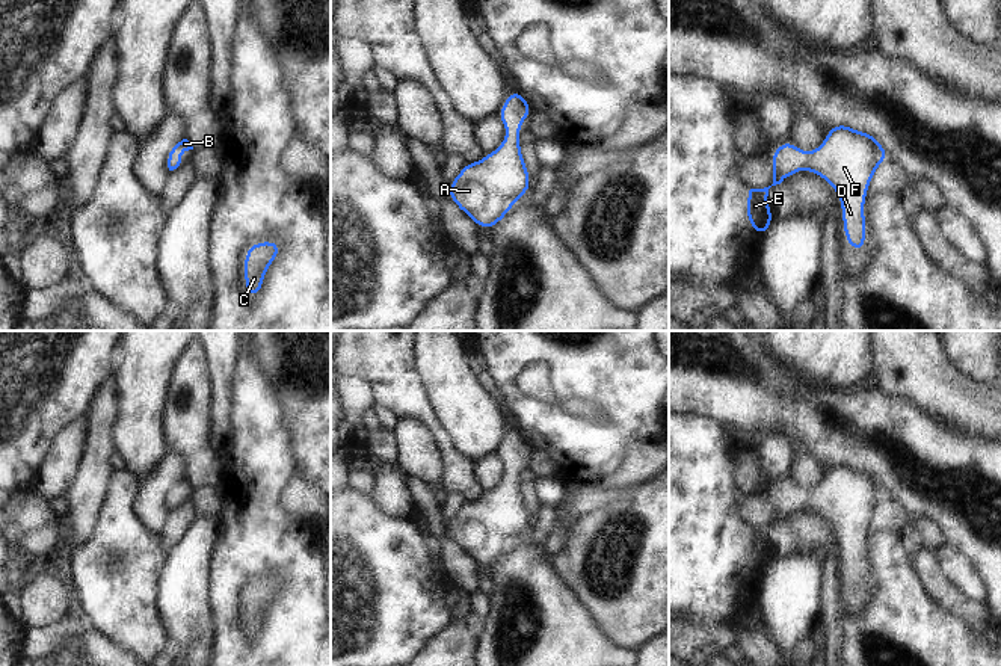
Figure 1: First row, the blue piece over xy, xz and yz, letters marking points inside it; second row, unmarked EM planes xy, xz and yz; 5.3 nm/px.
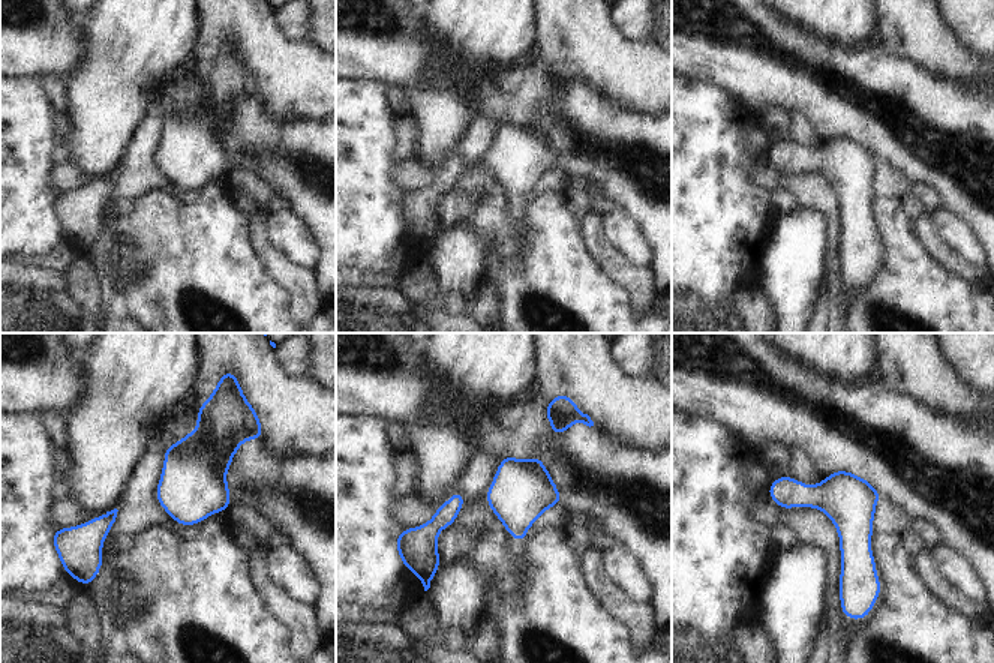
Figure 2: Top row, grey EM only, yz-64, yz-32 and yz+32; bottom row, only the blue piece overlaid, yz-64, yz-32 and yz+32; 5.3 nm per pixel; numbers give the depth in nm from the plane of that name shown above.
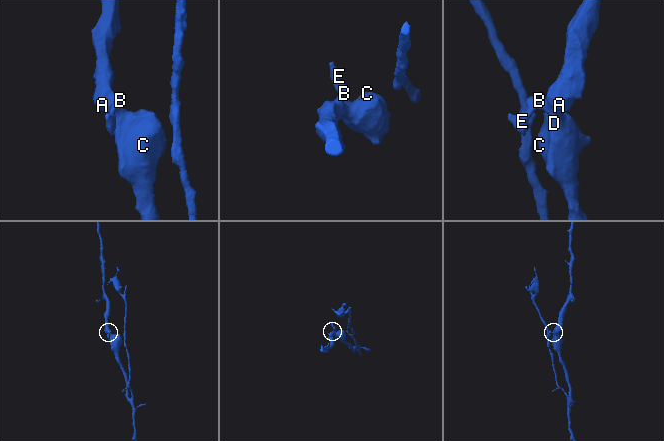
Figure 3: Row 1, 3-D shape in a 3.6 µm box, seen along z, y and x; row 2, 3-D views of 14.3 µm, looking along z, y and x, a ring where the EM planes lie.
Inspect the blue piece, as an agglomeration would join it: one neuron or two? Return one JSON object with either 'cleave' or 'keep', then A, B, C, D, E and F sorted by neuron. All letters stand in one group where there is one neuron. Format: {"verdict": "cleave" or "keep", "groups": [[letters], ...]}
{"verdict": "keep", "groups": [["A", "B", "C", "D", "E", "F"]]}

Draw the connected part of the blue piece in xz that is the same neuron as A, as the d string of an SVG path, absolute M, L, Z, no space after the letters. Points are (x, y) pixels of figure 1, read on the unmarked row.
M509 430L500 459L506 464L503 482L482 498L467 501L450 521L451 539L479 563L494 566L530 529L530 513L518 477L524 458L533 450L518 430Z

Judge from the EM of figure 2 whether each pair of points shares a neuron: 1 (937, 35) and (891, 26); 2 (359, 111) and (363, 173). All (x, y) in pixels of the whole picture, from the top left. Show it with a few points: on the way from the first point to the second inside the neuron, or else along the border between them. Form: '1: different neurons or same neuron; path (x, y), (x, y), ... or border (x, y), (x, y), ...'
1: same neuron; path (925, 35), (903, 26)
2: same neuron; path (359, 126), (359, 158)

